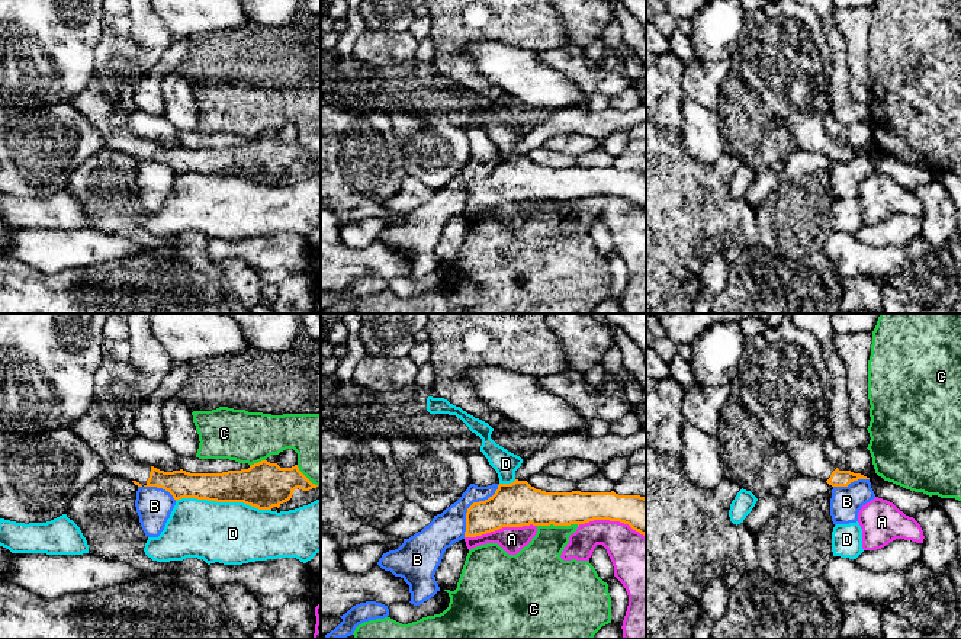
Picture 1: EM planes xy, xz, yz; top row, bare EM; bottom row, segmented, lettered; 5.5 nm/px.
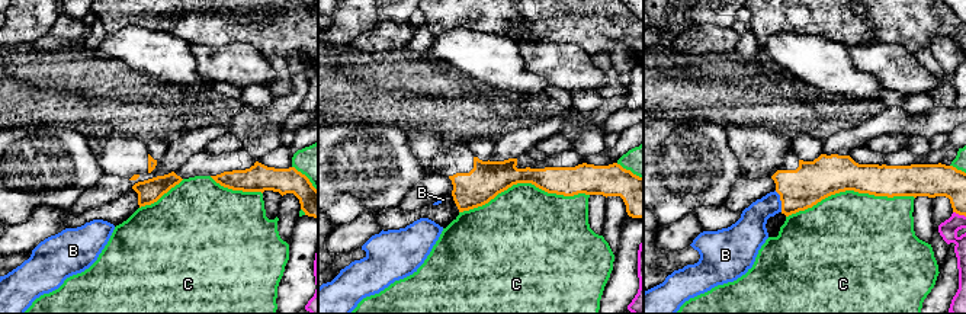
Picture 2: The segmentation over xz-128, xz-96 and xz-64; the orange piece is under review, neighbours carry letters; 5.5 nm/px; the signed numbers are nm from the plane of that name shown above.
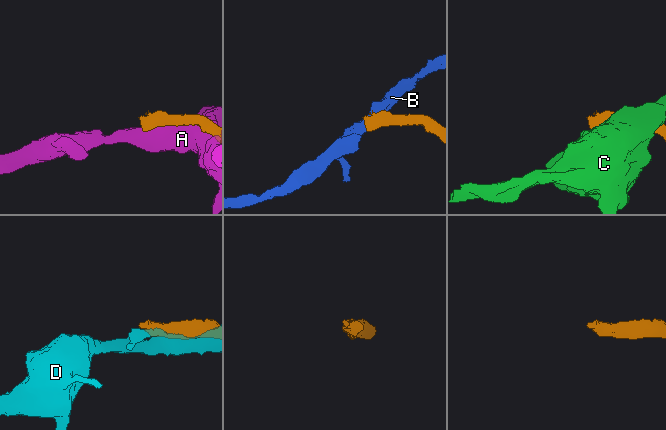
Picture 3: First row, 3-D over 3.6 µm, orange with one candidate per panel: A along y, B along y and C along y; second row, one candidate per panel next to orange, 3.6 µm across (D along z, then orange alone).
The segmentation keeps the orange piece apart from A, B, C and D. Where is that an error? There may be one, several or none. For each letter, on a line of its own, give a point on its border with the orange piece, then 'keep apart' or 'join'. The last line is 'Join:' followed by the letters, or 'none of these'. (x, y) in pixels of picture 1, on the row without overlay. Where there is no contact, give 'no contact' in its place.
A: xz (500, 202) | keep apart
B: xz (471, 180) | keep apart
C: xz (556, 199) | keep apart
D: xy (224, 176) | keep apart
Join: none of these

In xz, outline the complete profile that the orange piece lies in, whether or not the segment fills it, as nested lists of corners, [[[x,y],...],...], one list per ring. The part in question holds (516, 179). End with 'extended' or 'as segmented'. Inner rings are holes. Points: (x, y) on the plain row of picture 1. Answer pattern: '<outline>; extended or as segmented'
[[[527,155],[499,158],[492,171],[473,177],[466,187],[465,212],[502,202],[571,200],[594,195],[629,199],[646,212],[646,173],[611,167],[546,167]]]; as segmented

